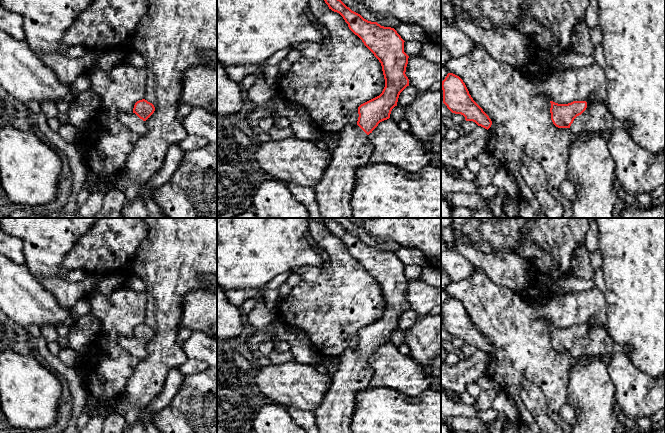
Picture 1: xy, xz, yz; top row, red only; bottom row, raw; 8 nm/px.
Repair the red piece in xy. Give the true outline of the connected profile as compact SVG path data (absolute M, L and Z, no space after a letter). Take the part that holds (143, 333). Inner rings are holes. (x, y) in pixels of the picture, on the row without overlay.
M142 323L135 327L132 337L121 337L119 339L119 345L132 355L142 359L146 356L145 345L154 335L154 329Z

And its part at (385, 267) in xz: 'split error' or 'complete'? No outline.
split error

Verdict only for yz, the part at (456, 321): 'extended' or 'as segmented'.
as segmented

